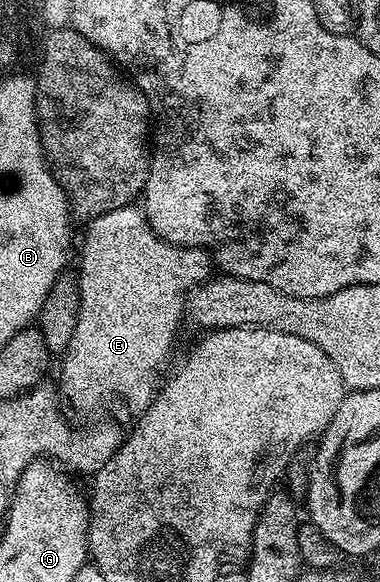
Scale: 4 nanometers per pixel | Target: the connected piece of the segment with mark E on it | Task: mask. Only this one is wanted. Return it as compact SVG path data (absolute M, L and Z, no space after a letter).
M130 205L123 209L111 209L111 213L103 213L99 217L88 220L85 231L85 244L81 247L81 304L79 305L79 325L75 325L75 333L71 333L71 345L60 356L61 359L61 387L59 395L73 411L97 411L100 407L122 407L130 411L133 417L140 416L153 403L162 386L161 374L169 367L169 358L173 355L173 346L177 343L177 330L181 327L181 318L184 320L187 315L187 296L194 289L201 286L210 278L211 256L209 252L201 250L200 247L176 247L161 239L151 229L149 220L140 206Z

